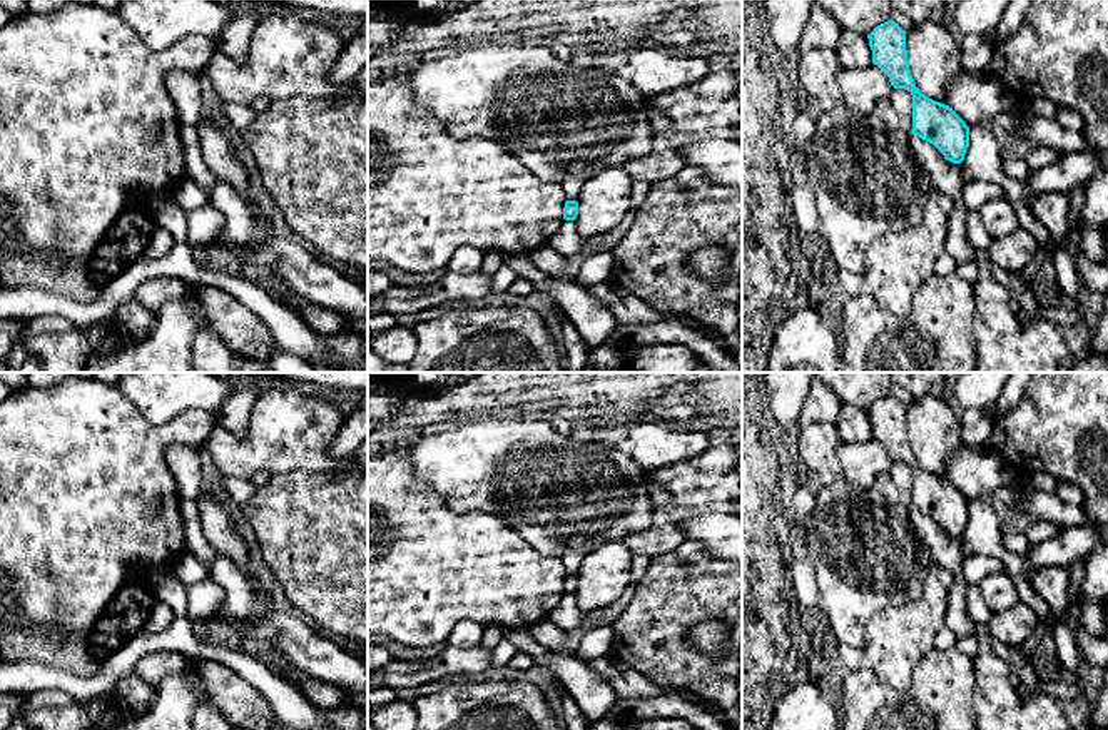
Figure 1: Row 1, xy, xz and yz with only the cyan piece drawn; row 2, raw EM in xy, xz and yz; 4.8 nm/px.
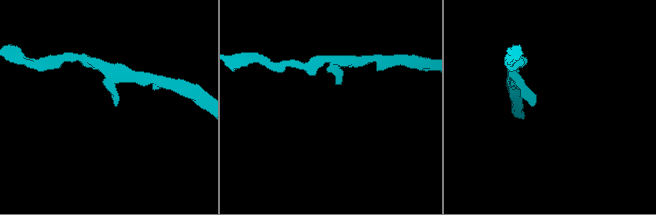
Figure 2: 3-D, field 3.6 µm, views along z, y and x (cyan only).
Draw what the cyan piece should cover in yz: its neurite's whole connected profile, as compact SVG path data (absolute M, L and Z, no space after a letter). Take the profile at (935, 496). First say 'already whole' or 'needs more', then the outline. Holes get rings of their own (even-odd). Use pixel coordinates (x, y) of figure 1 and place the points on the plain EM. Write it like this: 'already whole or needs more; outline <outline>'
already whole; outline M887 394L867 413L872 438L889 451L894 463L912 469L912 508L933 518L946 535L961 538L969 521L969 501L949 479L926 471L916 461L907 436L906 404Z

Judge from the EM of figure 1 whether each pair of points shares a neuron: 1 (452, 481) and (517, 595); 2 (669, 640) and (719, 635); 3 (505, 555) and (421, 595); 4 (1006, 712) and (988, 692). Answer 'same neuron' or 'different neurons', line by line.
1: different neurons
2: different neurons
3: same neuron
4: same neuron

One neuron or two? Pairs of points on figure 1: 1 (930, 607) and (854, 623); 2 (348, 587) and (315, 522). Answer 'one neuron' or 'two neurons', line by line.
1: two neurons
2: one neuron

